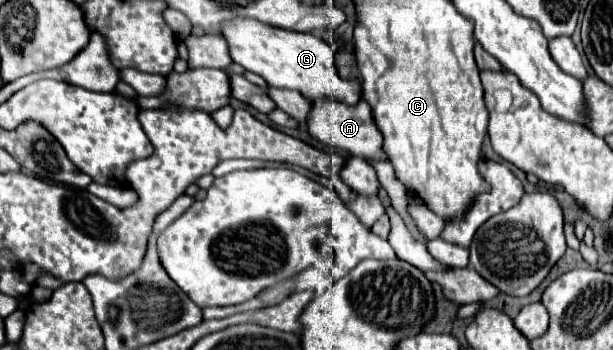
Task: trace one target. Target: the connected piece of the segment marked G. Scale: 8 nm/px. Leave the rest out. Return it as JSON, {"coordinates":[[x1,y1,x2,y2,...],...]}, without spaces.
{"coordinates":[[236,18,222,24,222,36,228,42,230,58,248,72,262,76,270,86,298,90,308,100,316,100,320,96,344,100,348,104,356,104,356,100,360,100,358,80,348,82,340,78,332,60,332,46,314,34,280,30,252,18]]}

